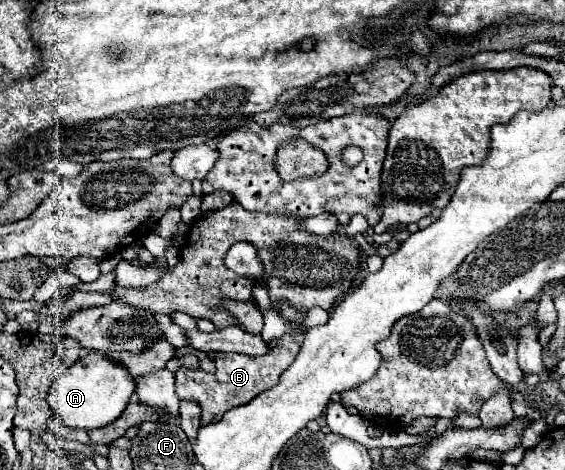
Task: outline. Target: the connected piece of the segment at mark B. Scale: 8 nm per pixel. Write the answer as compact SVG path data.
M291 333L283 335L281 339L271 341L271 351L269 355L263 355L261 359L253 359L249 355L221 355L215 353L215 373L205 373L205 371L187 371L179 369L175 373L177 377L177 395L179 399L195 399L201 405L201 425L221 421L225 411L249 403L253 397L259 395L259 389L271 389L273 385L279 383L281 373L285 367L293 363L293 359L299 353L303 333Z

